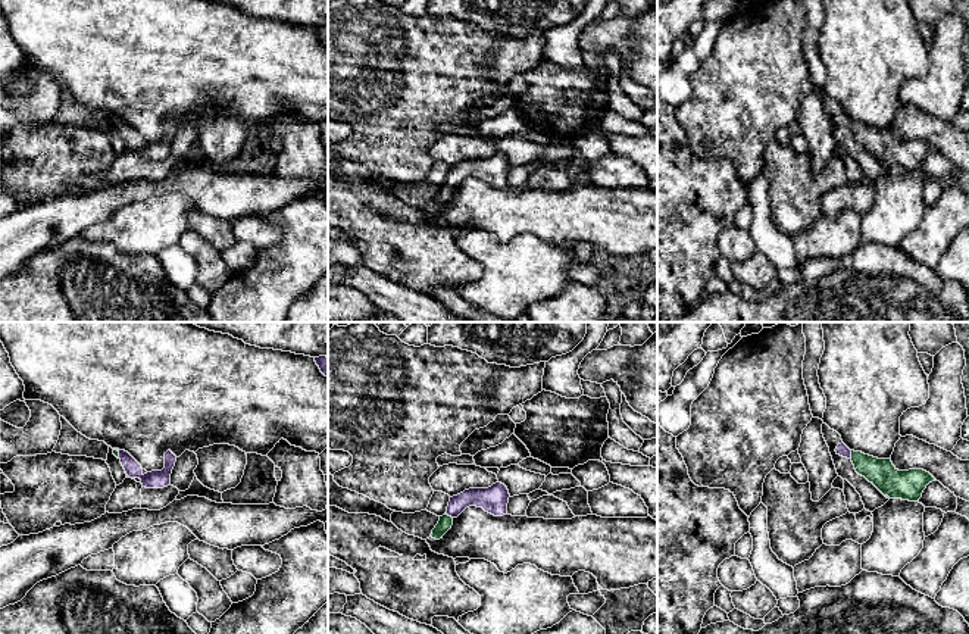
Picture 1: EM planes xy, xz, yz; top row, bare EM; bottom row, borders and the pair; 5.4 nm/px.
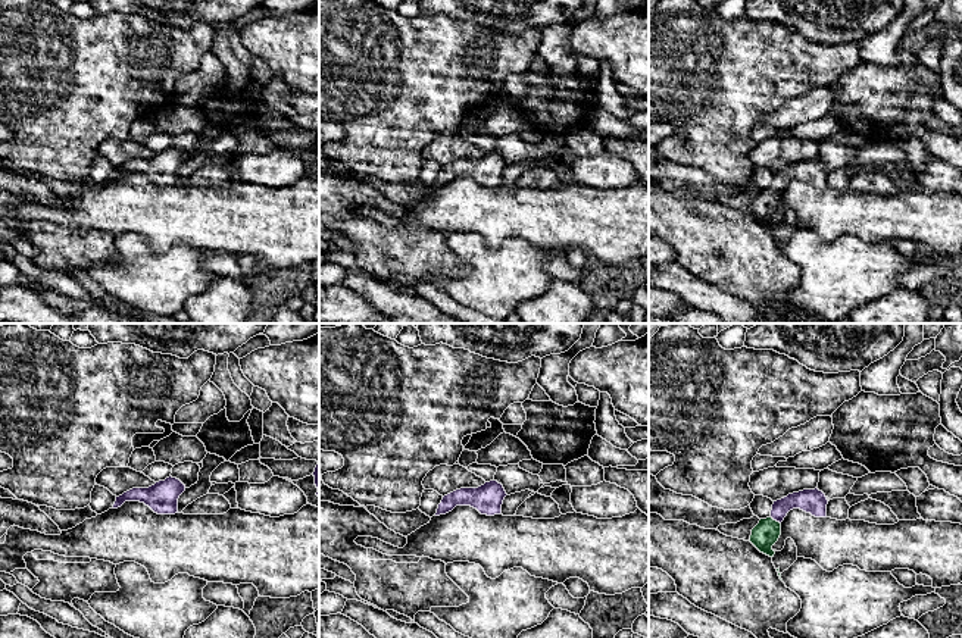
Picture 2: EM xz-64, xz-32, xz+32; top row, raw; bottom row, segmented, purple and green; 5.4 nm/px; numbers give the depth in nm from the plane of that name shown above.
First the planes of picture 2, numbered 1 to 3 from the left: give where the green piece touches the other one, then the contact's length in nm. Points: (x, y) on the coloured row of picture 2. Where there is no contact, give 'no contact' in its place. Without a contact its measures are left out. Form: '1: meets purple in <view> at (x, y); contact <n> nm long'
1: no contact
2: no contact
3: meets purple in xz+32 at (775, 519); contact 70 nm long

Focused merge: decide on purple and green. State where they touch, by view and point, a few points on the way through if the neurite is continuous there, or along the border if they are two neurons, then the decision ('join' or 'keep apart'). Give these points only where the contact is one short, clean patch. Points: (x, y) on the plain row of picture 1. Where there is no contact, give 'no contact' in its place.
yz (850, 125) | across yz (841, 119), (850, 125), (881, 143) | join

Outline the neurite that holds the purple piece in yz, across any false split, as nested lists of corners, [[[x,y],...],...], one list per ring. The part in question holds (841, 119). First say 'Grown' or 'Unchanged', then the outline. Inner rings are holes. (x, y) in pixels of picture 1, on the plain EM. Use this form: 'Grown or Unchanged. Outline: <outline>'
Grown. Outline: [[[844,113],[838,115],[835,122],[850,129],[856,143],[890,169],[918,172],[926,156],[935,152],[935,149],[923,140],[898,141],[891,129],[878,129],[862,122],[850,121]]]

